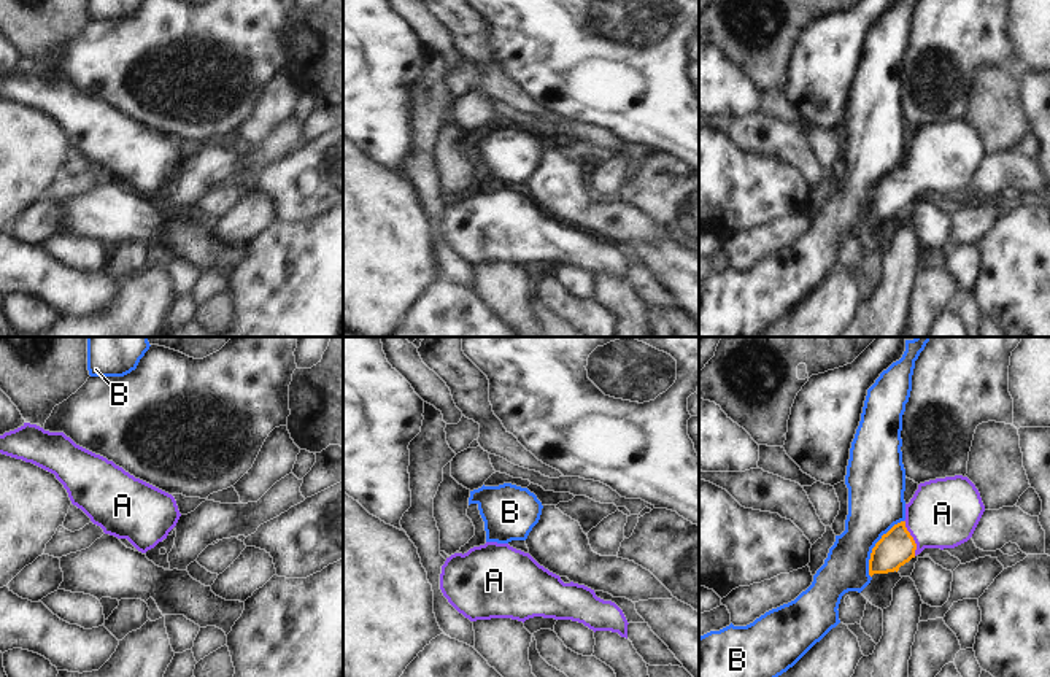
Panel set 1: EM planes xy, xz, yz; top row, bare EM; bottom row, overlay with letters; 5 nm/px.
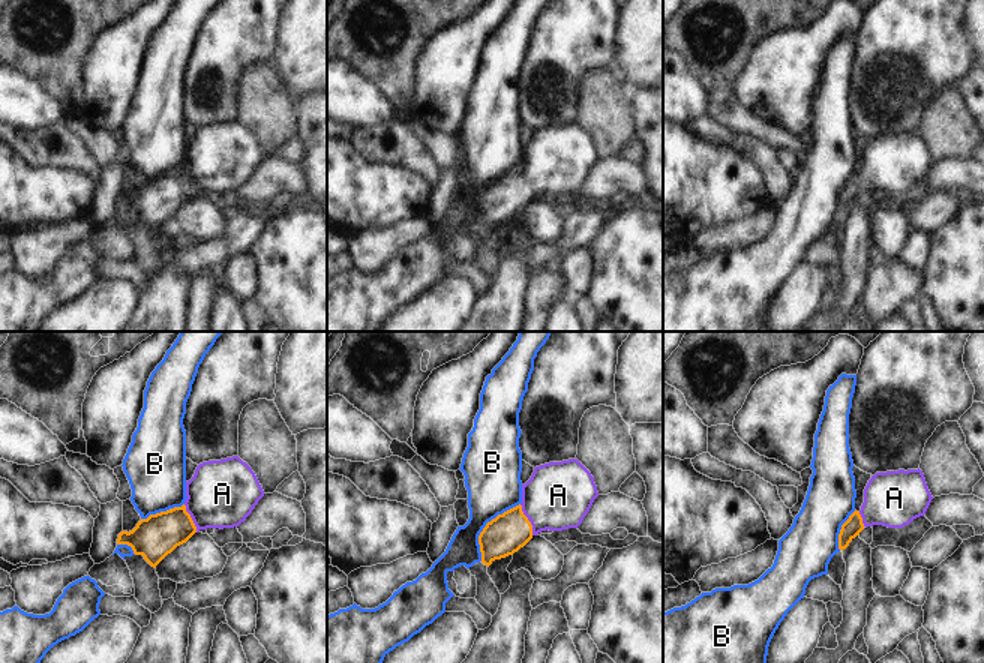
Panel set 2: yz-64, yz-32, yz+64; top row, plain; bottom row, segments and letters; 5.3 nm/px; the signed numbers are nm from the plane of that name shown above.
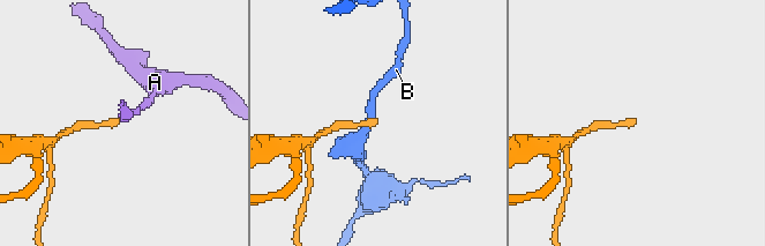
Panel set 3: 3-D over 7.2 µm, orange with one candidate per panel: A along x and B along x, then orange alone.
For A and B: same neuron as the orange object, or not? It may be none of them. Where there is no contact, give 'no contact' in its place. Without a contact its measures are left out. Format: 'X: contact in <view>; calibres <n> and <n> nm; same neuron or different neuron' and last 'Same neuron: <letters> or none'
A: contact in yz; calibres 180 and 360 nm; same neuron
B: contact in yz; calibres 180 and 280 nm; different neuron
Same neuron: A

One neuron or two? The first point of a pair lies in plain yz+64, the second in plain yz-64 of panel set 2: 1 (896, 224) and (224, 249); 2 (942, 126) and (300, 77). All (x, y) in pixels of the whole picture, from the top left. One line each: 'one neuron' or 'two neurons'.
1: two neurons
2: two neurons

